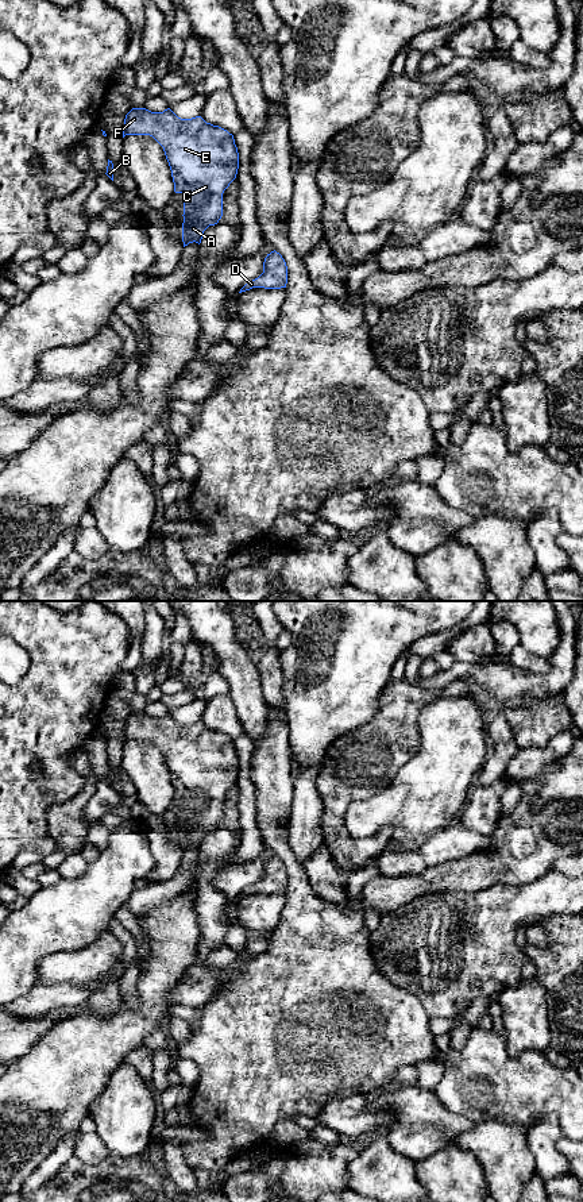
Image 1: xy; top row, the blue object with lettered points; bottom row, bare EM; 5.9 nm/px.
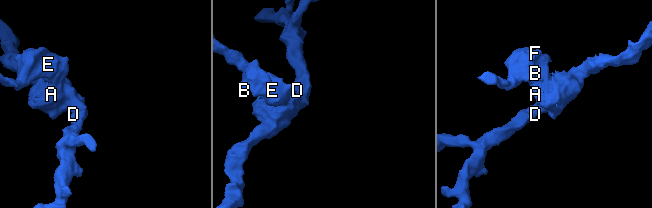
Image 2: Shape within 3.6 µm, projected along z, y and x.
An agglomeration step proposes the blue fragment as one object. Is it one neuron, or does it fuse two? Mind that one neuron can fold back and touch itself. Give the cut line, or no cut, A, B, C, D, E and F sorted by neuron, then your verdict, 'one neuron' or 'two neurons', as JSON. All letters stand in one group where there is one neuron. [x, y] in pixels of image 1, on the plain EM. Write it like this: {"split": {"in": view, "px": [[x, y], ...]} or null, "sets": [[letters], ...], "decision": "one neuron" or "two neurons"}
{"split": null, "sets": [["A", "B", "C", "D", "E", "F"]], "decision": "one neuron"}

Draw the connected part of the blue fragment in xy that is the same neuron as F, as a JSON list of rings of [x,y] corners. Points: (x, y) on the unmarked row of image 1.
[[[132,713],[124,724],[123,743],[126,740],[150,740],[163,752],[174,797],[184,800],[184,852],[193,847],[200,850],[204,836],[221,824],[223,798],[238,779],[239,758],[233,740],[201,721],[181,724],[170,713],[163,717]]]

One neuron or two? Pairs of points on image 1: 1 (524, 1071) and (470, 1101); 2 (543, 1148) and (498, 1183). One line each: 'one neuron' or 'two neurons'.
1: one neuron
2: two neurons

